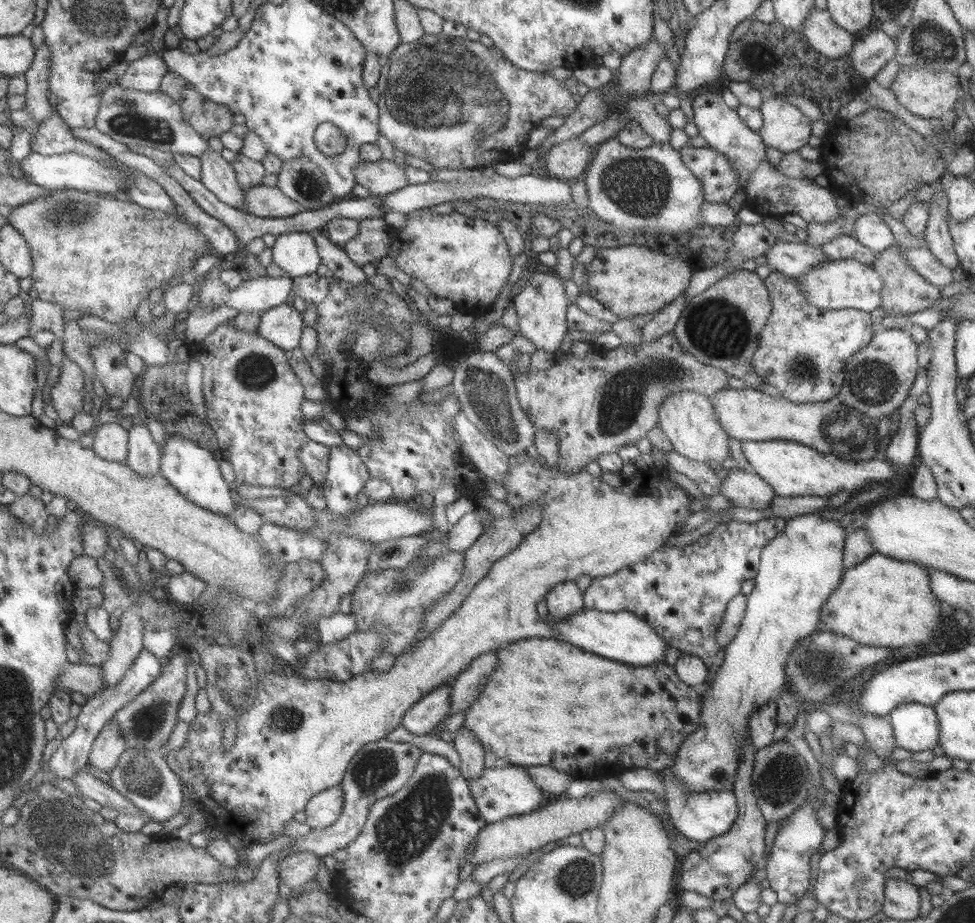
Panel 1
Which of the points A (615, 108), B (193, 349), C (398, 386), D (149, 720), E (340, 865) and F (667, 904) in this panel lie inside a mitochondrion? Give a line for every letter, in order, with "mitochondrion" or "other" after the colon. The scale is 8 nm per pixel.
A: other
B: other
C: other
D: mitochondrion
E: other
F: other

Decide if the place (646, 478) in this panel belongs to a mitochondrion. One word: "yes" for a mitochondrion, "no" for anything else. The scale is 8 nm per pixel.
no

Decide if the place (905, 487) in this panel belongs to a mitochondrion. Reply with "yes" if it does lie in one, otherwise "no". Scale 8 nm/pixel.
no

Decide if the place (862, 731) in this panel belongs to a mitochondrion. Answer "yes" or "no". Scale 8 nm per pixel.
no

